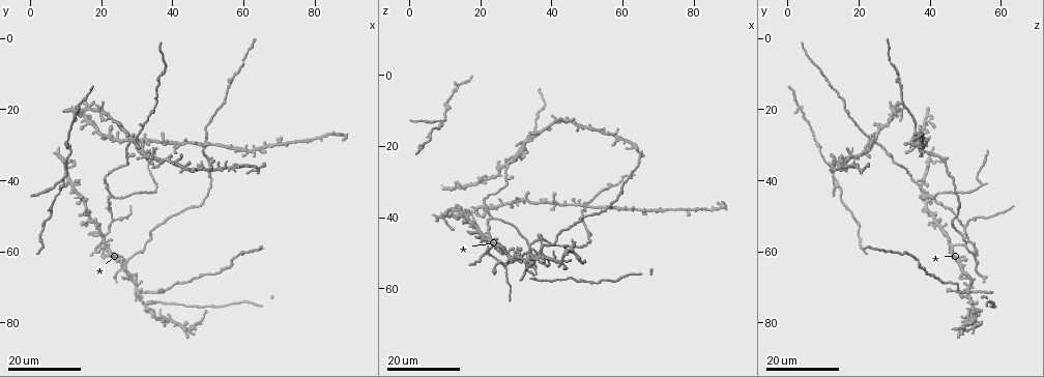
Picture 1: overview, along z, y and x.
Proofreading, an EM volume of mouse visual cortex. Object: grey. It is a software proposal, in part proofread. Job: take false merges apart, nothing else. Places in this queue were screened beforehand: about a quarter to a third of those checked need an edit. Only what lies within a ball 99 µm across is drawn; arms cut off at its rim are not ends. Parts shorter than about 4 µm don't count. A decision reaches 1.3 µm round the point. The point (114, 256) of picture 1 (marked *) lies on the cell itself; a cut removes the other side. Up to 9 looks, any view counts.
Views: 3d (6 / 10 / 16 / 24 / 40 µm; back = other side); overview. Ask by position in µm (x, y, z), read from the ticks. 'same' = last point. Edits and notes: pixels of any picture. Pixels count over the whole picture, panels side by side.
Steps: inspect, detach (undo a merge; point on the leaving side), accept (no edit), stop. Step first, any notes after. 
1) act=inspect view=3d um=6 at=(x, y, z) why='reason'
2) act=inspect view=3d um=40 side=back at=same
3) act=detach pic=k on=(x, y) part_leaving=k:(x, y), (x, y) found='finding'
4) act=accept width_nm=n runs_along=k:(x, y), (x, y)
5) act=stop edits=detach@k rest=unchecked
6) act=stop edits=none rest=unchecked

act=inspect view=3d um=16 at=(21.0, 58.5, 46.5)

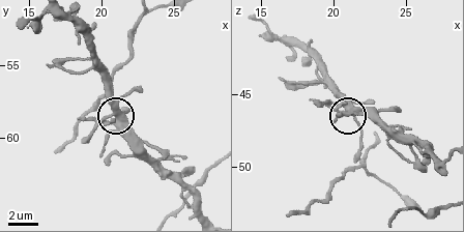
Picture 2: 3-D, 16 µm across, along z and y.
act=inspect view=3d um=10 at=(21.6, 58.4, 46.8)

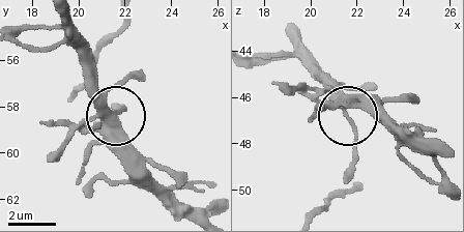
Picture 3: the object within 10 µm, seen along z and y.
act=inspect view=3d um=10 side=back at=(21.5, 58.3, 46.7)

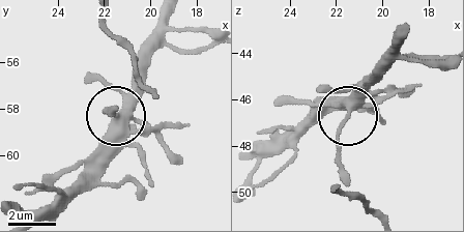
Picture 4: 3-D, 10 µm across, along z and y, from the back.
act=accept width_nm=370 found='all the same cell'

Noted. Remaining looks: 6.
act=inspect view=3d um=16 at=(22.5, 44.5, 40.0) why='thin arm on a thick one'

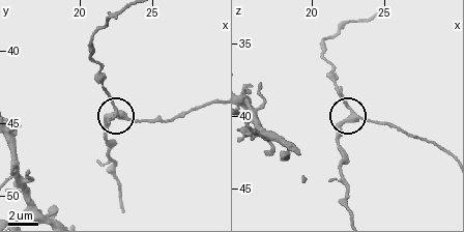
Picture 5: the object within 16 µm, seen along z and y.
act=inspect view=3d um=10 at=(23.0, 44.4, 39.8)

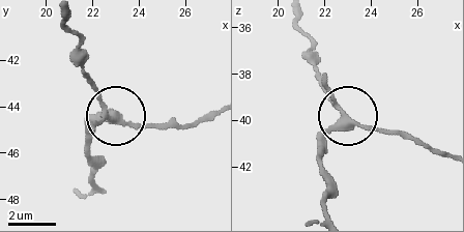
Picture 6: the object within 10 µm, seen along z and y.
act=accept runs_along=6:(324, 210), (319, 151), (343, 121), (406, 134) found='all the same cell'

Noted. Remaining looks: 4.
act=inspect view=3d um=24 at=(26.0, 50.0, 53.0)

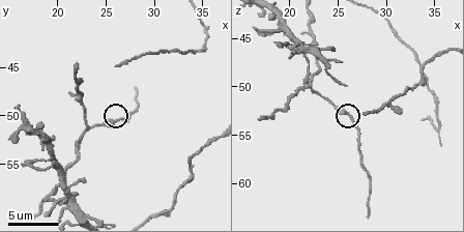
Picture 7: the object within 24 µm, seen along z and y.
act=inspect view=3d um=10 at=(26.0, 50.6, 53.2) why='zoom in'

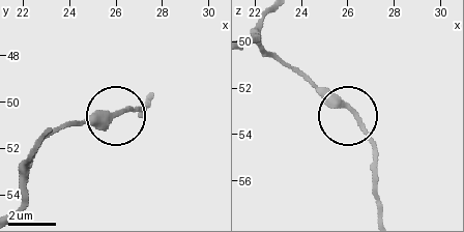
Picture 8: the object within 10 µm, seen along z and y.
act=accept runs_along=8:(18, 209), (47, 139), (126, 109), (146, 115) found='one cell here'

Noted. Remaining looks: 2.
act=inspect view=3d um=24 at=(10.5, 31.5, 8.5) why='calibre changes'

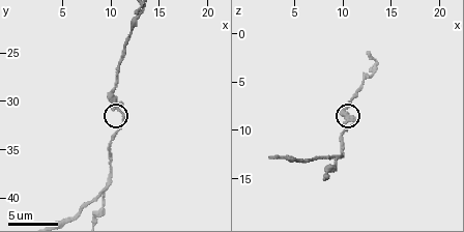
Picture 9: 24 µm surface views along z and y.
act=inspect view=3d um=6 at=(11.0, 31.0, 8.8)

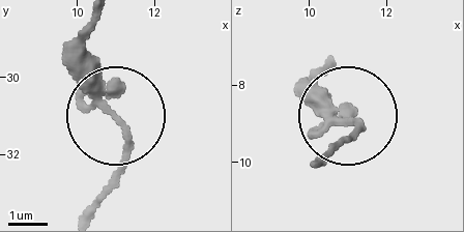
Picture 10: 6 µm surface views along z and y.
act=accept width_nm=230 runs_along=10:(318, 166), (357, 126), (301, 81) found='one cell here'

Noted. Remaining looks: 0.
act=stop edits=none rest=unchecked

